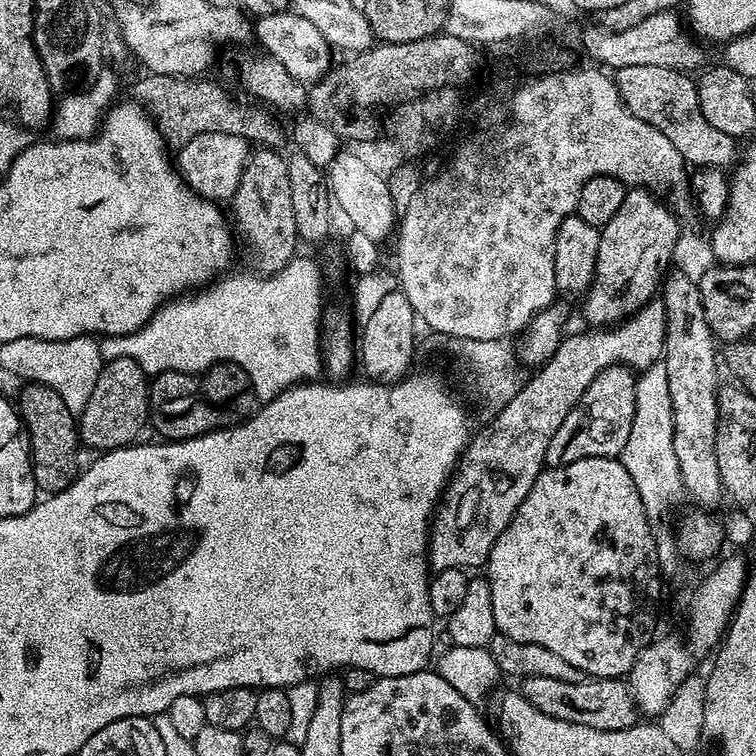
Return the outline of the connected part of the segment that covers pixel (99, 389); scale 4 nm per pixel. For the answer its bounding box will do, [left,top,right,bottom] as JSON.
[78,356,148,454]

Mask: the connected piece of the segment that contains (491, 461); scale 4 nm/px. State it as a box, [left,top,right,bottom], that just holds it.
[428,298,666,573]

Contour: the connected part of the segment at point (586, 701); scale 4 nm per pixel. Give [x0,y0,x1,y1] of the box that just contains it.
[522,676,638,730]

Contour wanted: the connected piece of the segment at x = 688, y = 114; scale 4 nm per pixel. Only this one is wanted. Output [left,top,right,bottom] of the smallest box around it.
[614,66,738,169]

